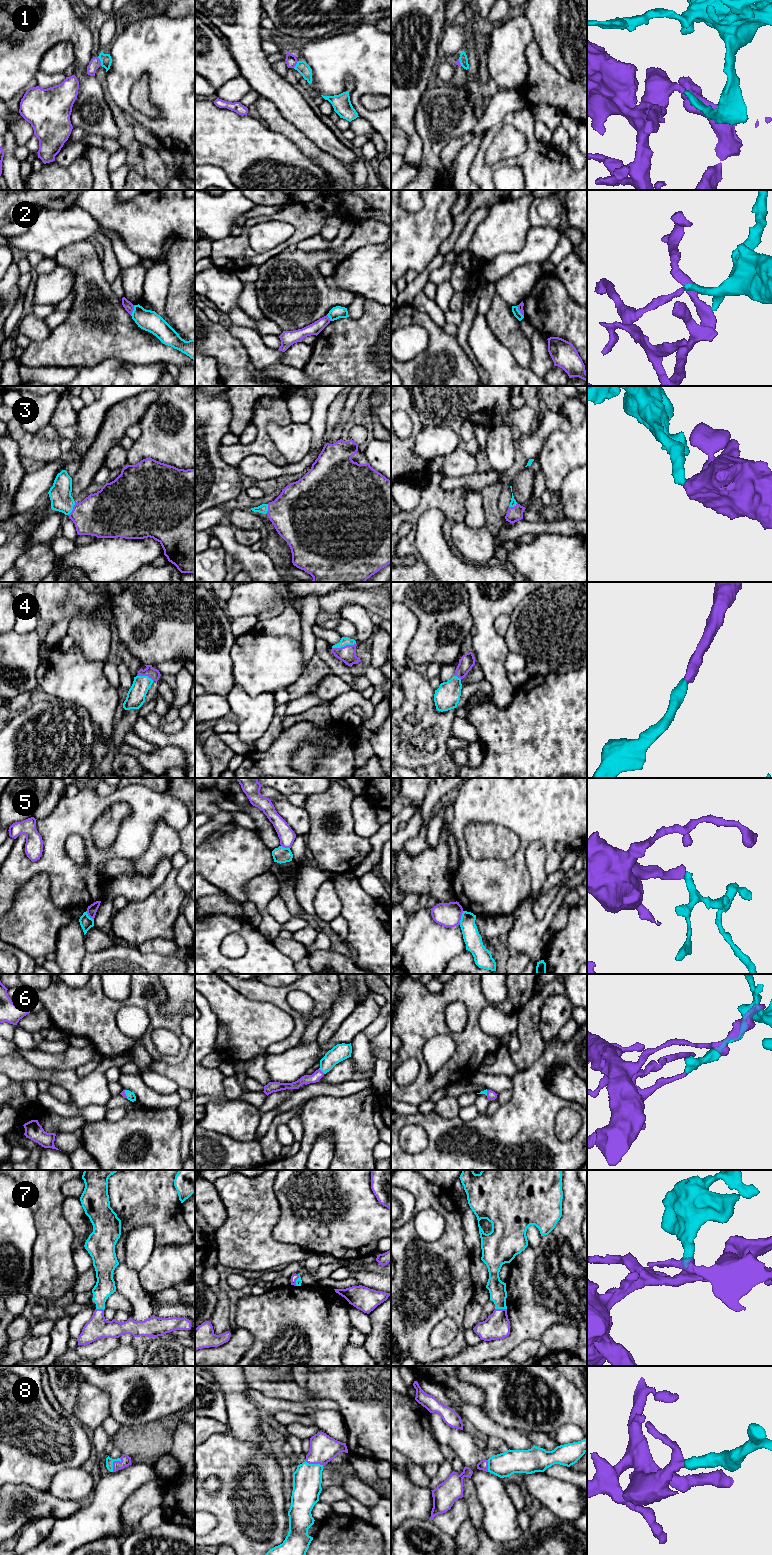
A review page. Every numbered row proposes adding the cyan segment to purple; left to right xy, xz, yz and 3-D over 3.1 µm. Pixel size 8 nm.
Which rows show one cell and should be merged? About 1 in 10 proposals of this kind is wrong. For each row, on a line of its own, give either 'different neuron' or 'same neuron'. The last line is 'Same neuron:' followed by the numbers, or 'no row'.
1: same neuron
2: different neuron
3: same neuron
4: same neuron
5: different neuron
6: same neuron
7: same neuron
8: same neuron
Same neuron: 1, 3, 4, 6, 7, 8

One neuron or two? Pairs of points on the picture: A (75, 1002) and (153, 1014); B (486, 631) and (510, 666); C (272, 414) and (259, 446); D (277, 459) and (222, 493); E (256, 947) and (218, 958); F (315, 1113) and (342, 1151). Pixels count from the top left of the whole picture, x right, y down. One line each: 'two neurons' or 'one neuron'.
A: one neuron
B: two neurons
C: one neuron
D: two neurons
E: one neuron
F: one neuron

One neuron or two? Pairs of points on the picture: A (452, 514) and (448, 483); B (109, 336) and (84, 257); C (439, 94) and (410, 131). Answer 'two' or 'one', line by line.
A: two
B: one
C: two

